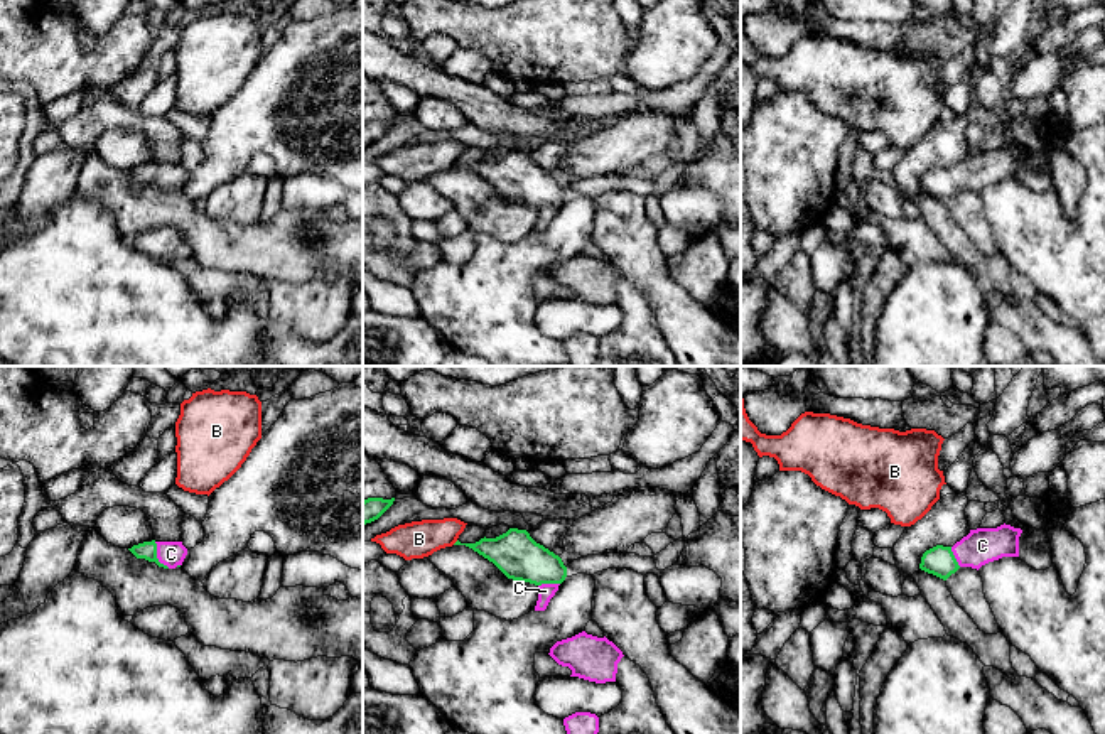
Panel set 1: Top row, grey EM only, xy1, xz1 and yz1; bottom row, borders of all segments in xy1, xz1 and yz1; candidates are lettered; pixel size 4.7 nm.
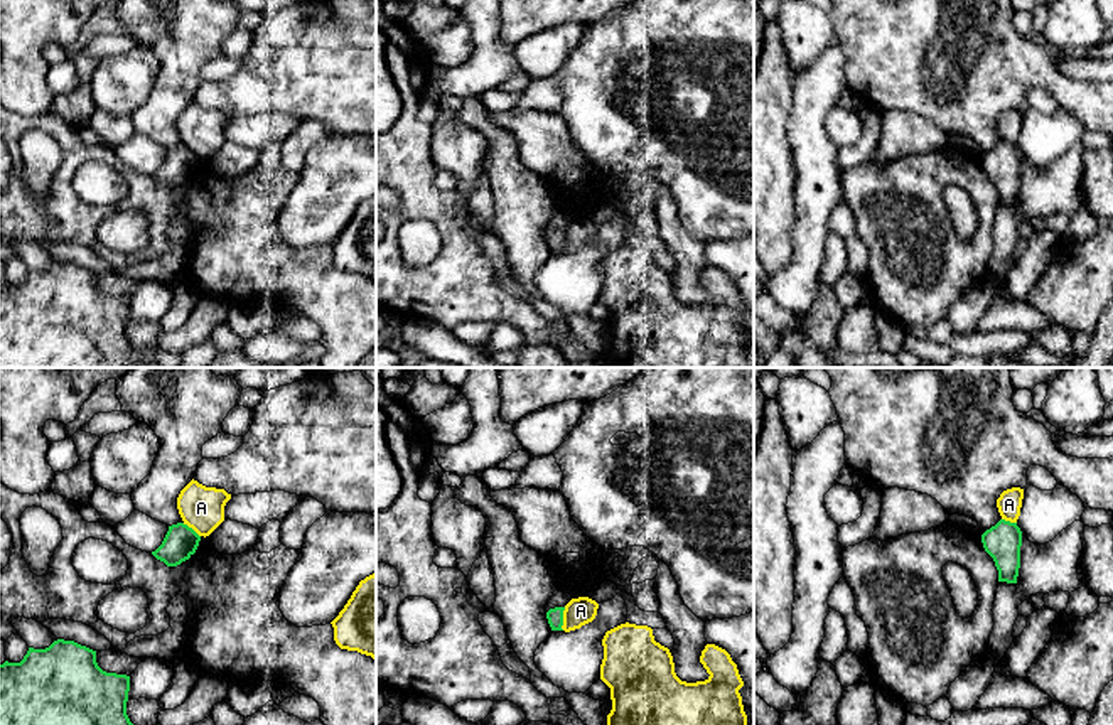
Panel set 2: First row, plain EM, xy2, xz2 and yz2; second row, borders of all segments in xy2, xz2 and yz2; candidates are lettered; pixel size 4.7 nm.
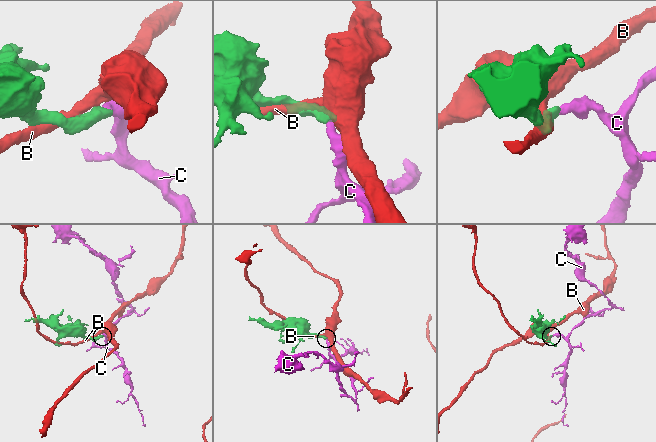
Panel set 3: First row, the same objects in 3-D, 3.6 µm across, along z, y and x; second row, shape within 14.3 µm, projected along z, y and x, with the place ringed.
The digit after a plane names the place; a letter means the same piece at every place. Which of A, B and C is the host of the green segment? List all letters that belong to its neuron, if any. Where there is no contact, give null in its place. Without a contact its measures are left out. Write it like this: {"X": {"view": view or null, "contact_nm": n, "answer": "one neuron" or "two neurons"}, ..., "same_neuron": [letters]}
{"A": {"view": "xz2", "contact_nm": 110, "answer": "two neurons"}, "B": {"view": "xz1", "contact_nm": 40, "answer": "two neurons"}, "C": {"view": "xy1", "contact_nm": 150, "answer": "one neuron"}, "same_neuron": ["C"]}

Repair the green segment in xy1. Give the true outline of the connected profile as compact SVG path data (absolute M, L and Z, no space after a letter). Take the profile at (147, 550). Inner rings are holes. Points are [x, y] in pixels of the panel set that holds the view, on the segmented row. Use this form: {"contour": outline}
{"contour": "M143 542L128 548L137 559L155 562L164 569L175 569L182 565L187 548L182 542Z"}

